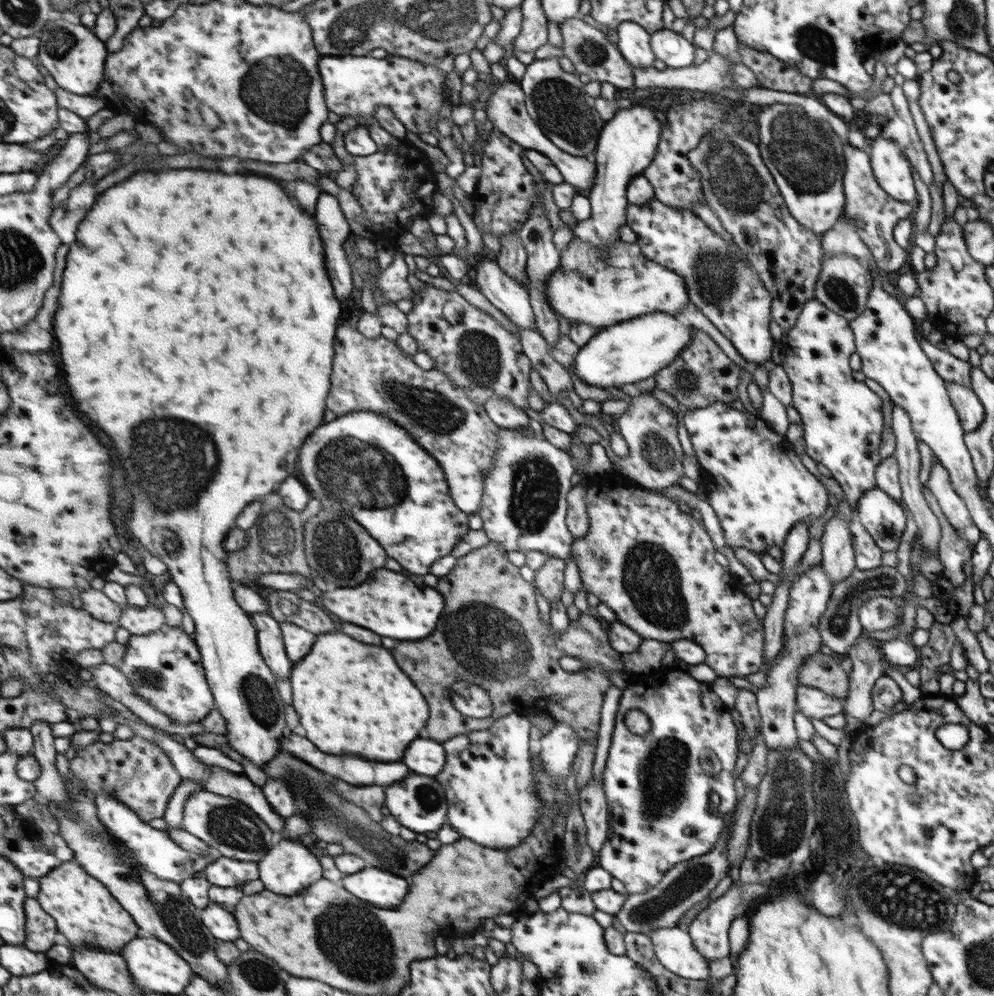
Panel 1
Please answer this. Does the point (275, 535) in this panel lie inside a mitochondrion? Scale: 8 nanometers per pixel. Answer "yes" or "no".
yes

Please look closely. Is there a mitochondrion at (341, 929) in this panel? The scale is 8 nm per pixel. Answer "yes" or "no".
yes

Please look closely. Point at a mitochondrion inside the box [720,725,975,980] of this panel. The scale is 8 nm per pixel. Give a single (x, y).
(906, 900)

